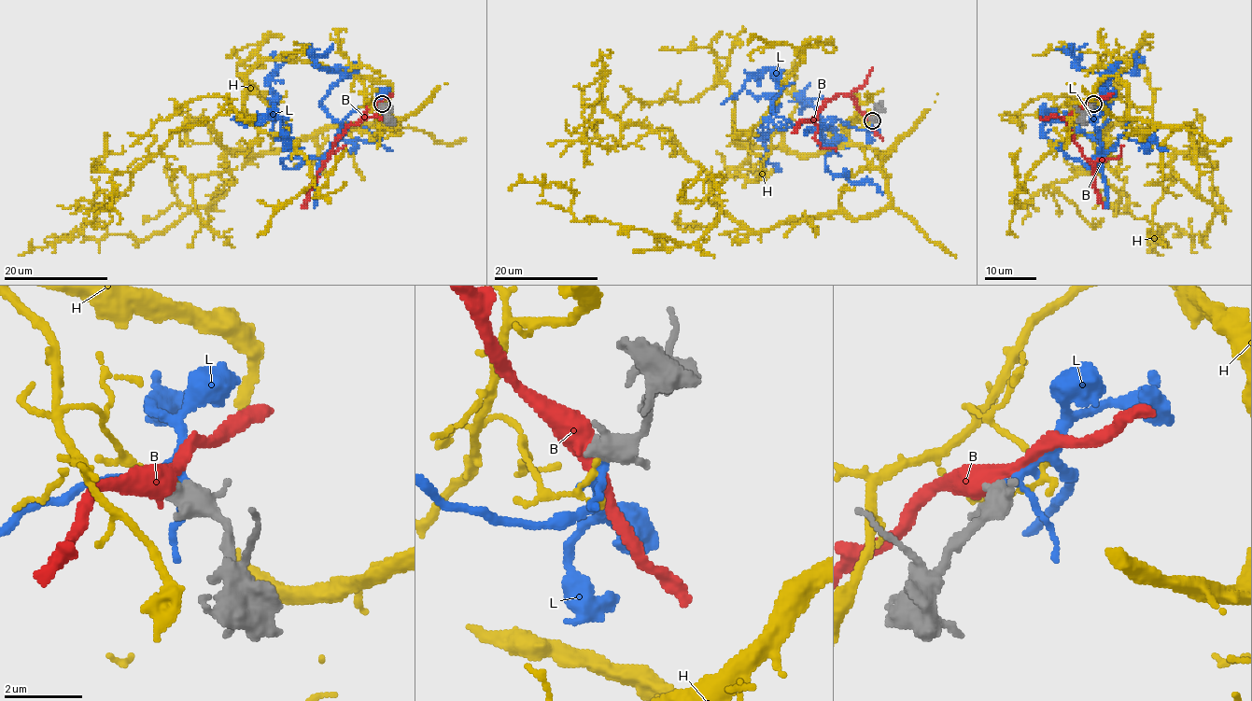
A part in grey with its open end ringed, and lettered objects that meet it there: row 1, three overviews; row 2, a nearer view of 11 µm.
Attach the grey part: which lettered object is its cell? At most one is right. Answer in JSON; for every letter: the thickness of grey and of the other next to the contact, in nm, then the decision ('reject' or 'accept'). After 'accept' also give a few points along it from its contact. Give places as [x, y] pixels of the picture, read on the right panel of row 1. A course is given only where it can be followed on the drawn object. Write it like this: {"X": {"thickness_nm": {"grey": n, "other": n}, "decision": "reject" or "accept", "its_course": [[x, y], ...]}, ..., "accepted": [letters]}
{"B": {"thickness_nm": {"grey": 400, "other": 480}, "decision": "reject"}, "H": {"thickness_nm": {"grey": 440, "other": 120}, "decision": "reject"}, "L": {"thickness_nm": {"grey": 440, "other": 160}, "decision": "accept", "its_course": [[1093, 103], [1101, 102], [1091, 119], [1101, 150], [1091, 168], [1042, 131], [1042, 112], [1064, 122], [1076, 120]]}, "accepted": ["L"]}

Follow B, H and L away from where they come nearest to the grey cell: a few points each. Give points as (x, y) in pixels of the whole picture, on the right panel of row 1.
B: (1091, 105), (1084, 105), (1067, 121), (1067, 125), (1071, 137), (1091, 162), (1094, 188), (1098, 199), (1105, 207)
H: (1094, 105), (1115, 76), (1130, 116), (1204, 151), (1171, 169), (1216, 211), (1163, 254)
L: (1093, 103), (1101, 102), (1091, 119), (1101, 150), (1091, 168), (1042, 131), (1042, 112), (1064, 122), (1076, 120)

